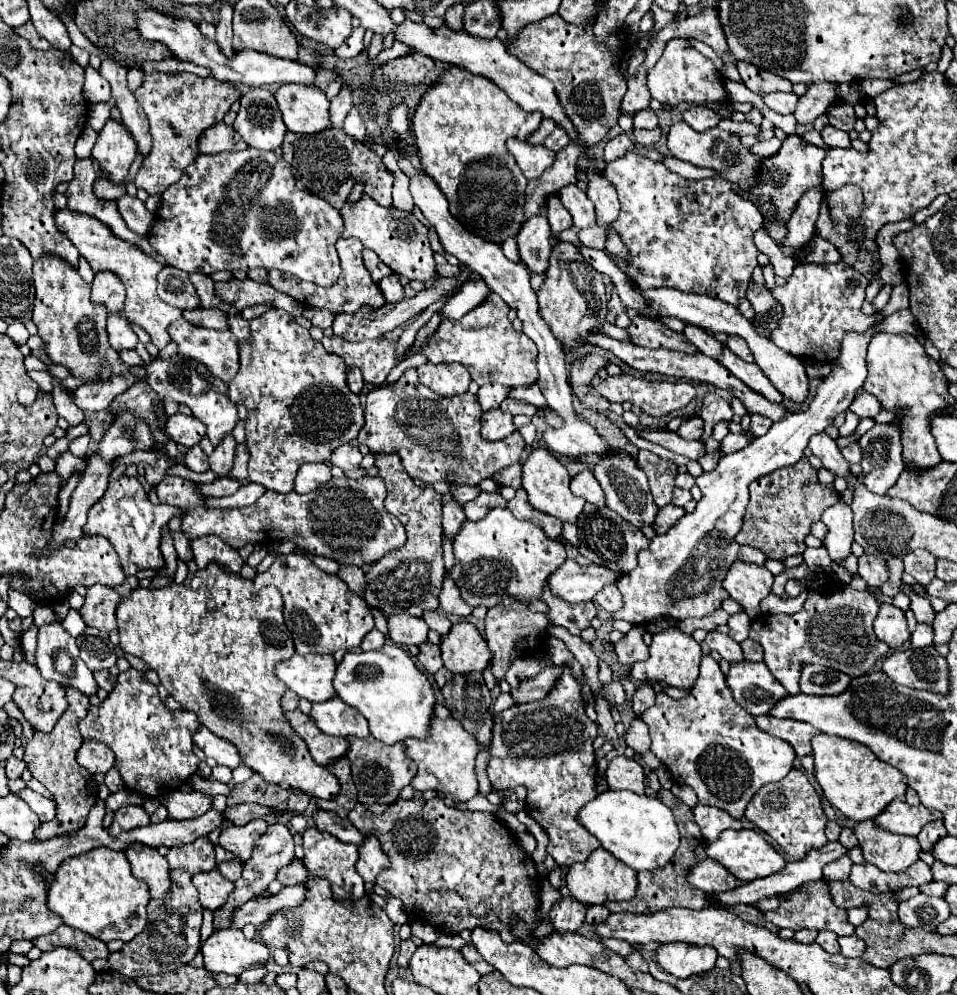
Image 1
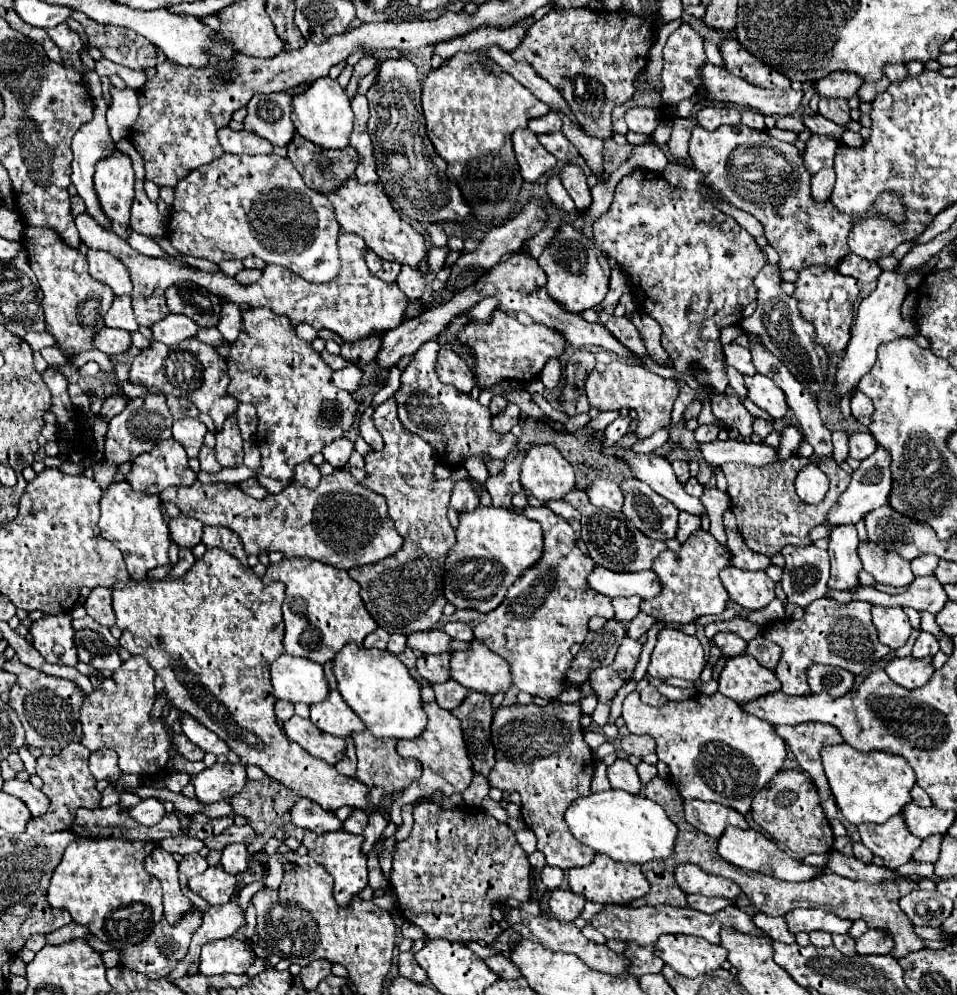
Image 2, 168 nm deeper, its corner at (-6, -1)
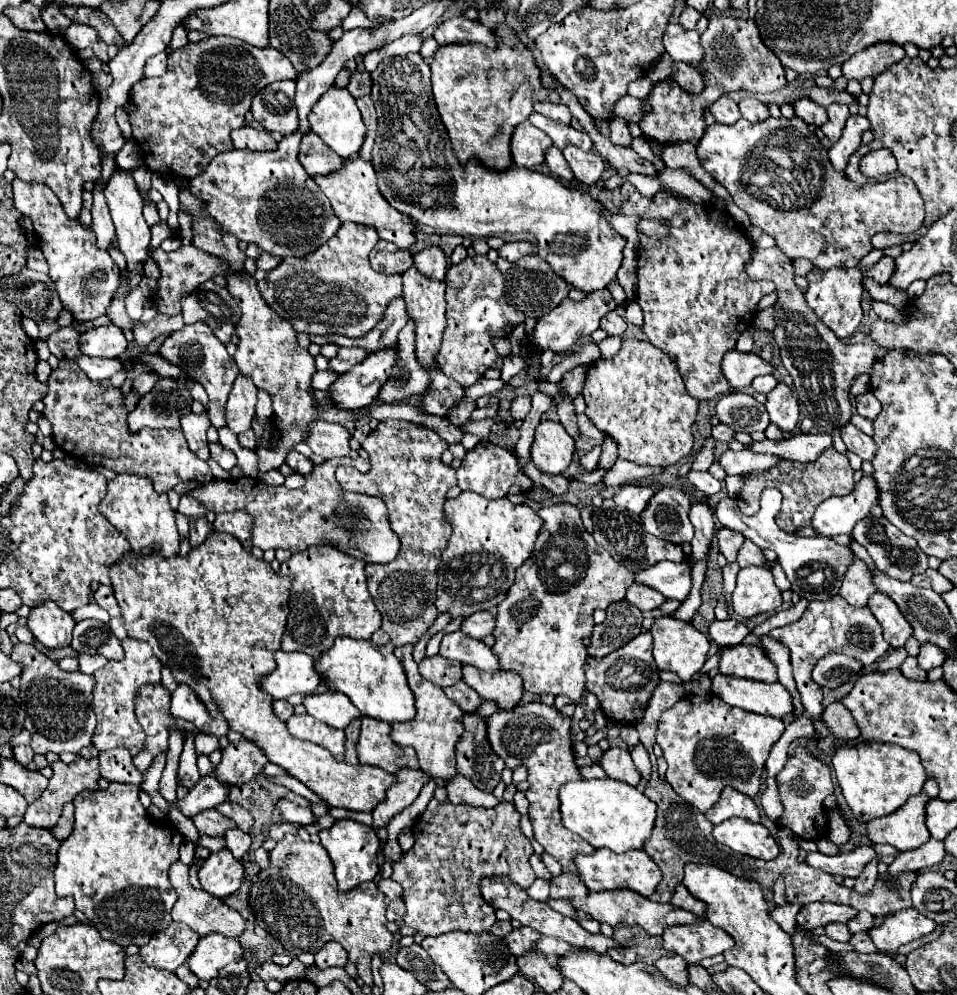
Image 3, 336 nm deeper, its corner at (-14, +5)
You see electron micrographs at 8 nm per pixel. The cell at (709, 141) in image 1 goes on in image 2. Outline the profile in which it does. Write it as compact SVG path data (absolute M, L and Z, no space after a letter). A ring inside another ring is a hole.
M742 123L722 125L716 131L706 131L698 125L690 139L690 159L708 189L734 207L748 211L762 223L768 245L780 255L780 271L802 271L812 265L836 267L844 255L852 253L848 247L852 225L868 215L886 217L894 225L906 223L906 205L894 191L878 195L872 209L864 215L846 215L838 211L832 201L816 203L810 191L812 175L808 175L808 169L800 159L800 149L776 141L766 131L744 127Z

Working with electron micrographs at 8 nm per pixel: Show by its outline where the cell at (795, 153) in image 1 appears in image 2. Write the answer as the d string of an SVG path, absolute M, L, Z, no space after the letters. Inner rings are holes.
M812 135L812 137L806 141L806 149L802 151L804 165L808 167L808 171L814 175L814 173L820 171L822 167L832 167L832 159L834 159L834 153L836 153L838 145L840 145L838 139Z

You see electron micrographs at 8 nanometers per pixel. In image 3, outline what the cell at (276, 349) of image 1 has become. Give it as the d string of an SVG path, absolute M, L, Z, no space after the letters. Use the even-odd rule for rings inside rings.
M184 189L180 193L180 209L192 213L192 217L194 217L192 245L196 245L198 249L208 251L212 255L218 255L230 263L230 275L226 275L228 291L238 301L240 311L242 311L242 317L236 325L236 333L238 333L240 341L238 341L234 361L236 361L240 373L250 377L258 389L266 391L274 403L272 427L274 427L274 437L276 437L276 449L258 449L256 451L260 457L258 469L260 469L260 473L264 473L268 469L278 469L280 465L286 463L288 451L292 451L298 443L306 441L310 423L320 419L318 415L320 415L322 405L316 401L314 389L312 389L312 377L316 373L314 357L308 353L308 349L298 345L296 331L292 329L292 325L288 325L288 321L284 321L260 297L254 277L250 277L250 275L246 279L242 277L246 255L238 249L238 241L232 241L232 237L220 237L220 233L216 233L216 229L212 229L212 225L208 225L208 221L200 221L200 201L196 201L196 197L192 197L192 193L188 193L188 189Z

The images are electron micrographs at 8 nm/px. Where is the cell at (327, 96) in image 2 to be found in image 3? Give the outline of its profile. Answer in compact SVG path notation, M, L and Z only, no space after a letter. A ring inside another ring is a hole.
M330 87L318 101L316 105L312 107L312 111L308 113L308 123L310 123L310 129L334 151L338 153L340 157L344 159L350 159L350 157L356 157L358 155L358 149L362 147L362 141L364 141L364 121L360 117L360 111L358 111L358 105L356 105L356 99L348 93L348 89L338 89L338 87Z

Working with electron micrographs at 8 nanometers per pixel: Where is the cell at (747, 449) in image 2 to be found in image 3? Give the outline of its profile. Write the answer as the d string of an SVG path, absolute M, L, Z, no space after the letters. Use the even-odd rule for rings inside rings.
M796 433L782 441L764 439L764 441L752 441L746 445L746 449L752 449L754 453L766 453L766 455L774 455L774 457L790 459L790 461L798 461L798 463L816 461L820 451L824 451L828 447L832 447L832 439L826 433L816 433L816 435Z

